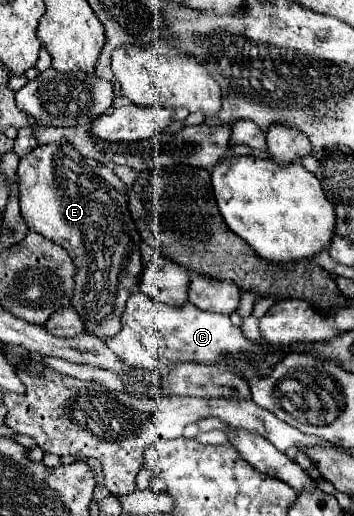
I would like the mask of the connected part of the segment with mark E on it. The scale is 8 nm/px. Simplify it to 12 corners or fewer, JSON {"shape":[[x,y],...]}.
{"shape":[[72,145],[20,159],[28,229],[76,265],[86,333],[122,329],[142,273],[128,199]]}

